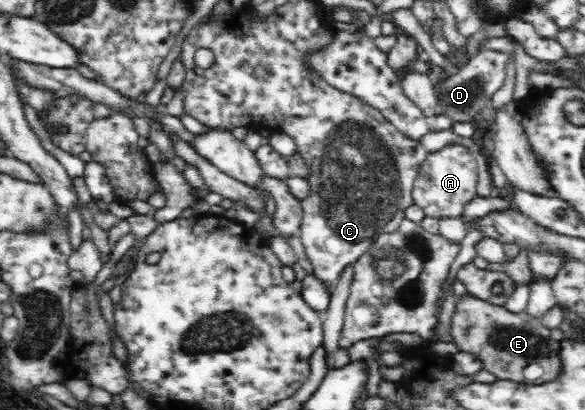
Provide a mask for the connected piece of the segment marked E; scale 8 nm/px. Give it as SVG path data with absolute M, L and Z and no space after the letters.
M472 296L458 304L450 329L456 344L478 358L486 371L496 375L499 380L532 386L554 383L563 374L563 361L560 359L562 345L560 341L552 339L550 331L542 325L541 318L534 318L526 312L510 313L508 309Z

